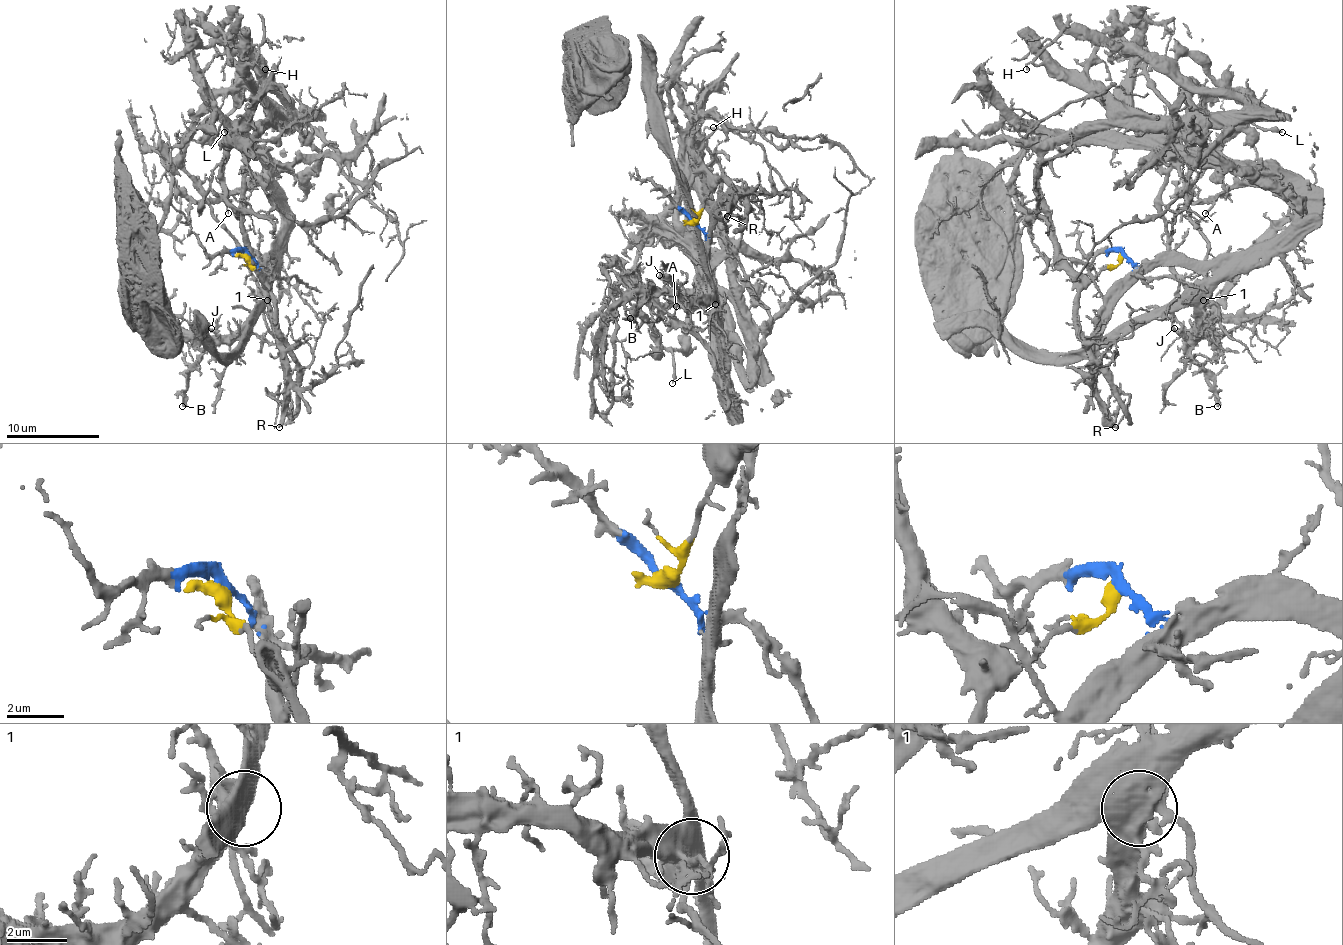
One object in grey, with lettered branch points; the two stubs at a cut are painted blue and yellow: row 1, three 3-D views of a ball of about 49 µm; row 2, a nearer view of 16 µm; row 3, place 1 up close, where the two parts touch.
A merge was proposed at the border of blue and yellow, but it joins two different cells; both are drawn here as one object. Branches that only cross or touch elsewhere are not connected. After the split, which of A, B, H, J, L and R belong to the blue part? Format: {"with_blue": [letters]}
{"with_blue": ["A", "B", "J", "R"]}

